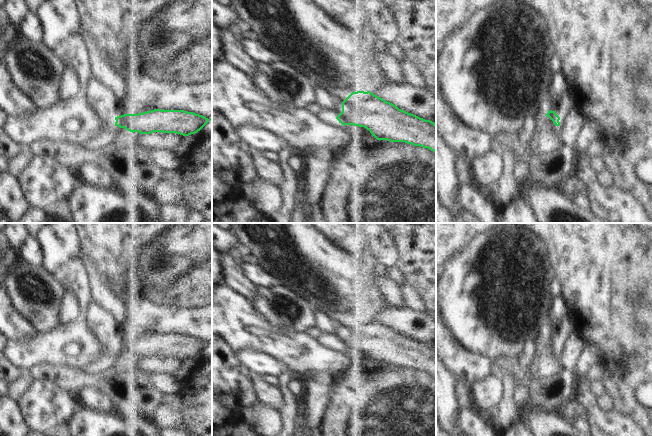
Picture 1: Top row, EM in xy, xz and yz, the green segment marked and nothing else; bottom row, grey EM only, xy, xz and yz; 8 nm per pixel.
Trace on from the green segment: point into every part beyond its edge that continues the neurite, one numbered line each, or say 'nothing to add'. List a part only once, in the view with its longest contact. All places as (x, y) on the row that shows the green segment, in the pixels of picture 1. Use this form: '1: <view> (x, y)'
1: xy (122, 138)

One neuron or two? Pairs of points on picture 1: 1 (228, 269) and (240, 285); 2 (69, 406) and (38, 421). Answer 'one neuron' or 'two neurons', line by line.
1: one neuron
2: one neuron

